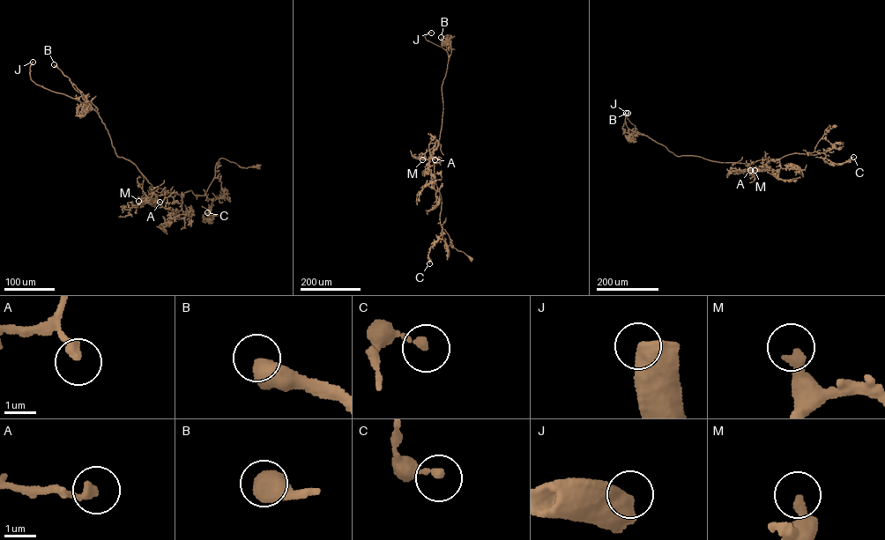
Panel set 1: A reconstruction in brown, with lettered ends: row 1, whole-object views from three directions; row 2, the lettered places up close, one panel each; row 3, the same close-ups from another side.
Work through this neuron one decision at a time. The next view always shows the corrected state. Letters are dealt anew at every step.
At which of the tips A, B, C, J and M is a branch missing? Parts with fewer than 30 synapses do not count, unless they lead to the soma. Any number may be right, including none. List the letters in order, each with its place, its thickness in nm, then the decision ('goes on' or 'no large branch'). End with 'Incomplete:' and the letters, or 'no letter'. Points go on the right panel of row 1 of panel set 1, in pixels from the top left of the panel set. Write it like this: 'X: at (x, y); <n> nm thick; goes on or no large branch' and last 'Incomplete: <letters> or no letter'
A: at (750, 170); 280 nm thick; no large branch
B: at (628, 113); 600 nm thick; no large branch
C: at (853, 157); 200 nm thick; no large branch
J: at (626, 113); 600 nm thick; goes on
M: at (754, 170); 360 nm thick; goes on
Incomplete: J, M

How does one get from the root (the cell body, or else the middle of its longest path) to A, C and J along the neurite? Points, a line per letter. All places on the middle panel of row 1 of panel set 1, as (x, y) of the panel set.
A: (471, 259), (453, 247), (441, 225), (441, 197), (431, 158), (435, 159)
C: (471, 259), (453, 247), (442, 229), (442, 238), (438, 238), (430, 247), (429, 263)
J: (471, 259), (453, 247), (440, 223), (432, 156), (449, 58), (426, 39), (431, 33)

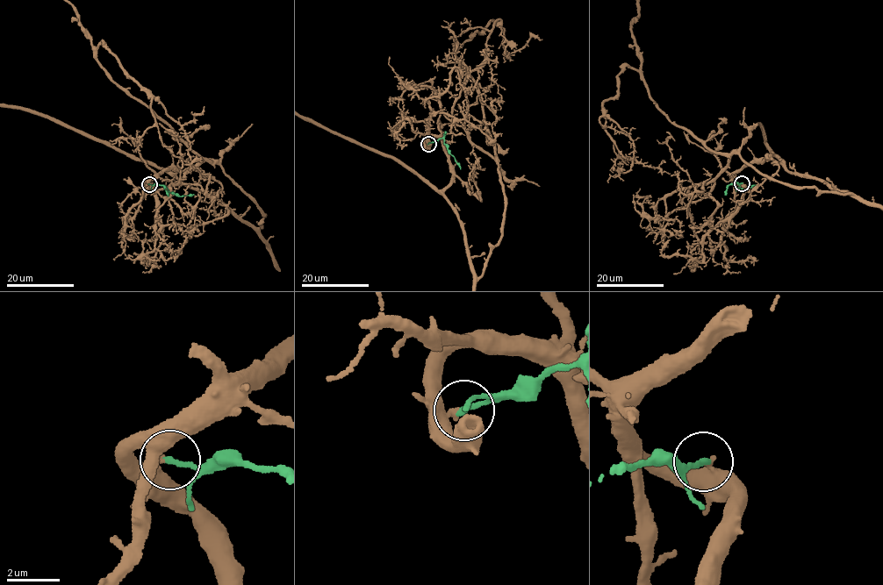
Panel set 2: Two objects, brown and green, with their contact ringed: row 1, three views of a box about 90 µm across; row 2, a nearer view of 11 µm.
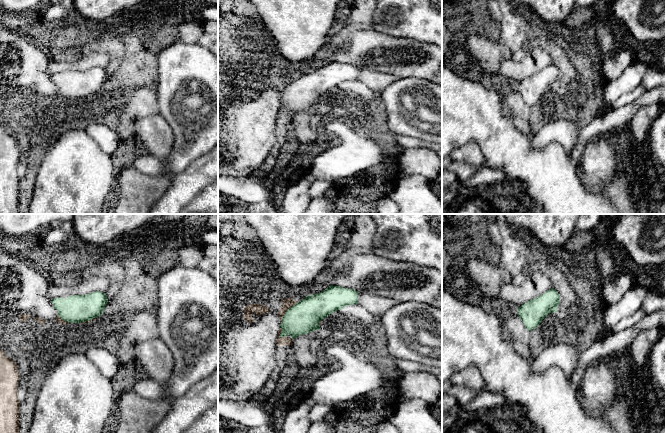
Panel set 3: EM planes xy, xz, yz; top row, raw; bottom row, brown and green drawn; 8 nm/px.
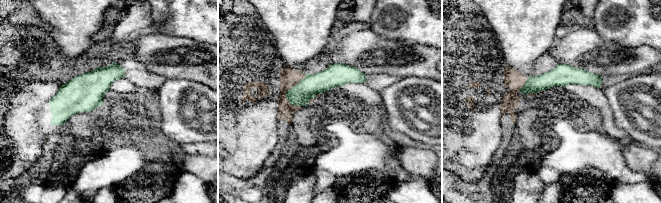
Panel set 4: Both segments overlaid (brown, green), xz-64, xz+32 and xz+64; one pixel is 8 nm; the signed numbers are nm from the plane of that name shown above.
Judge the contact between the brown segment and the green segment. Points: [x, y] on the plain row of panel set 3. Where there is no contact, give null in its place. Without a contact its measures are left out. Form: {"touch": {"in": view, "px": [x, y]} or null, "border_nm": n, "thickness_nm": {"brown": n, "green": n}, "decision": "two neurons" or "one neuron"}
{"touch": {"in": "xz", "px": [286, 86]}, "border_nm": 220, "thickness_nm": {"brown": 80, "green": 260}, "decision": "two neurons"}

